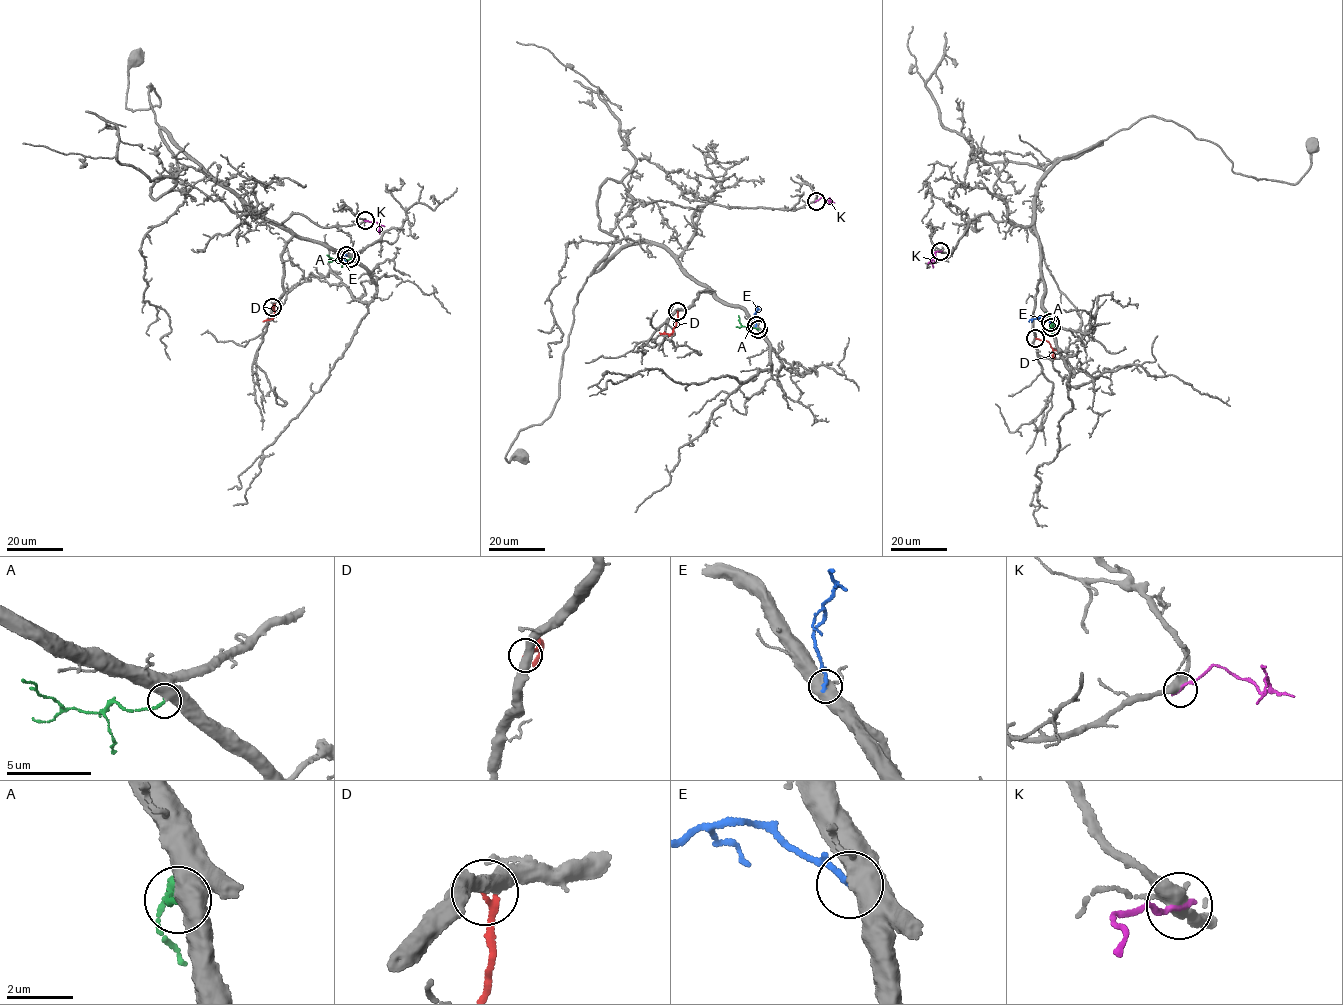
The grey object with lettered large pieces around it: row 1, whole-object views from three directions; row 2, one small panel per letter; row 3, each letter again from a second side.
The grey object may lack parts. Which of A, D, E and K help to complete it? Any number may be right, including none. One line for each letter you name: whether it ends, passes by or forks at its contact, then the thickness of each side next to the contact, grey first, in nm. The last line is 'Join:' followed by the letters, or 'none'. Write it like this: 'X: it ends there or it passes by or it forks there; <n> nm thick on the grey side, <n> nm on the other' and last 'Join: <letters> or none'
A: it ends there; 700 nm thick on the grey side, 160 nm on the other
Join: A

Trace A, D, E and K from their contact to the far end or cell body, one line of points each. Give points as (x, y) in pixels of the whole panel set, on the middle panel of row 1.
A: (758, 329), (742, 326), (738, 315)
D: (677, 311), (671, 334), (659, 332)
E: (755, 325), (757, 306)
K: (816, 201), (822, 197), (830, 199), (828, 204)

